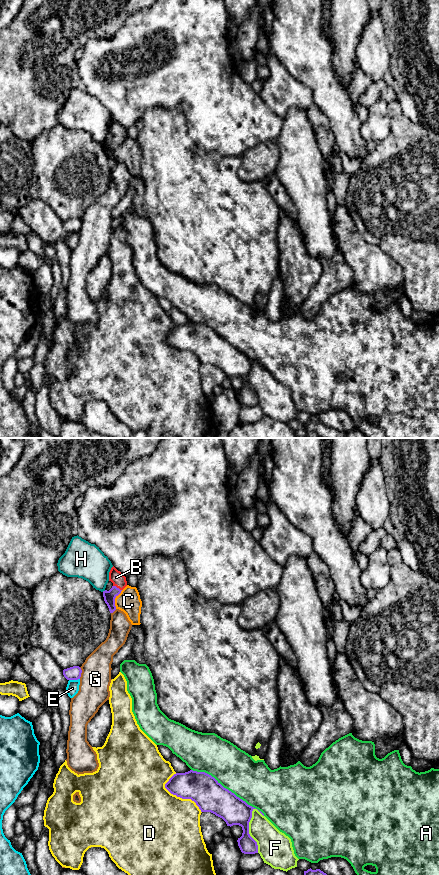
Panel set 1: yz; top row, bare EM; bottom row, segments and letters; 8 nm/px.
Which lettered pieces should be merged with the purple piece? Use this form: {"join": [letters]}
{"join": ["B"]}

